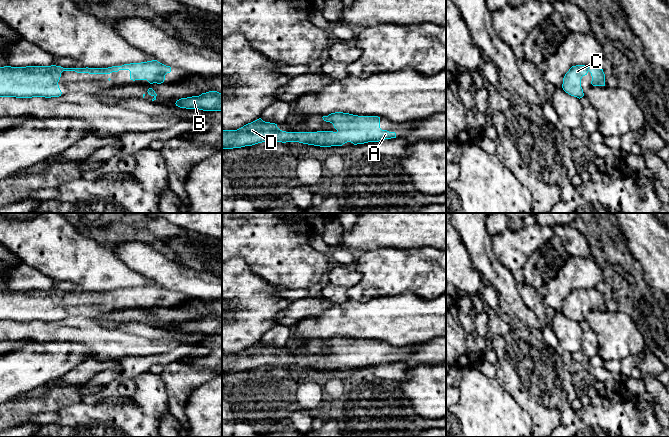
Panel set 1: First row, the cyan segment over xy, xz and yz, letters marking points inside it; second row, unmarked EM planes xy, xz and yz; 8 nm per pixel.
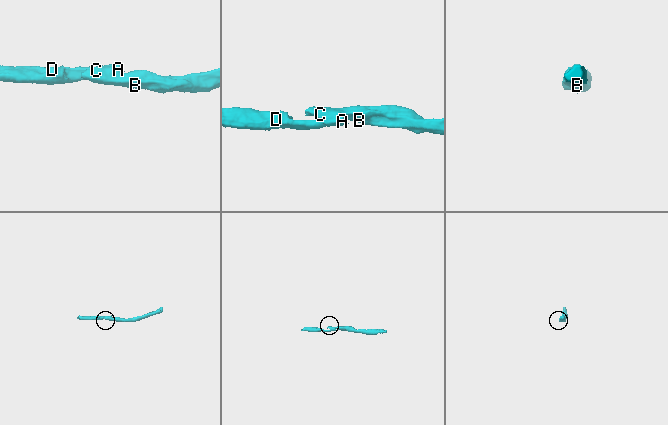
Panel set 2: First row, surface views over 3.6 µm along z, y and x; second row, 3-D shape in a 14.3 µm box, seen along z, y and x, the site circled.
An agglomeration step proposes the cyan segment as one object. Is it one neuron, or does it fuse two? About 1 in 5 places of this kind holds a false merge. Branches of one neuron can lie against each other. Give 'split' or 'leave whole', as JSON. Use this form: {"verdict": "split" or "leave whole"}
{"verdict": "leave whole"}

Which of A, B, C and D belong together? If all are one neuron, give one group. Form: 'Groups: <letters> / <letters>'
Groups: A B C D

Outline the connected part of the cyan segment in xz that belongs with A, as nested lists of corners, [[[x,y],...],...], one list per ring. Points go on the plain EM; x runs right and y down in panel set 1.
[[[335,336],[322,342],[324,345],[332,347],[337,355],[286,356],[280,354],[277,348],[265,346],[259,342],[237,354],[222,354],[222,373],[241,372],[267,365],[299,366],[331,371],[342,370],[347,366],[357,369],[396,362],[395,356],[380,352],[380,341],[378,340],[358,340]]]

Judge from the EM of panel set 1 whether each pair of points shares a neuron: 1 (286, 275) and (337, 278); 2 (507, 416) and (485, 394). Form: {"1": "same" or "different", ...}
{"1": "different", "2": "same"}

